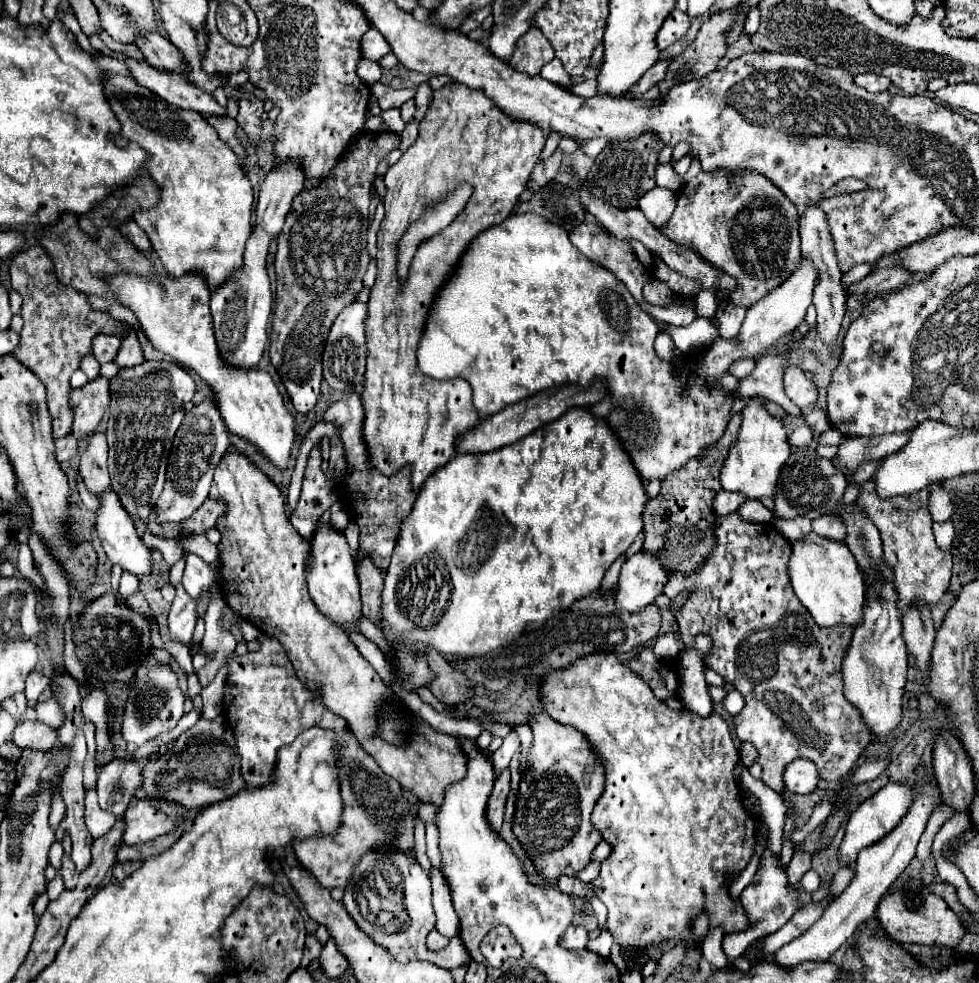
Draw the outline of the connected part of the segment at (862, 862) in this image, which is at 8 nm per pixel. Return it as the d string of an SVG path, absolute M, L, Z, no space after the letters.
M915 779L913 789L915 789L915 801L907 817L901 821L901 825L897 825L883 841L879 841L879 845L871 845L869 849L863 849L863 853L859 853L855 865L855 879L851 881L851 885L825 909L823 917L809 931L805 931L793 943L787 943L775 953L775 963L779 963L781 967L793 967L803 961L827 961L857 931L857 927L863 925L875 913L885 891L897 881L897 877L915 857L915 847L919 843L921 833L925 831L927 819L935 803L933 791L927 787L925 781Z

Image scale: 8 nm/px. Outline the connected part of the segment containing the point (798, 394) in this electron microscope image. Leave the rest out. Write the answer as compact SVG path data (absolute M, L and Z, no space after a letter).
M787 367L785 369L785 393L787 397L802 411L812 408L817 399L817 387L803 375L801 367Z

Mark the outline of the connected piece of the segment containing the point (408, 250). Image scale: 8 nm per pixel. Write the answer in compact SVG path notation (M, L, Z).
M461 185L455 189L453 195L449 195L443 203L439 203L437 207L429 209L413 227L411 231L407 231L399 243L399 277L401 281L407 275L407 267L413 259L413 253L417 249L417 245L425 239L425 237L433 237L435 233L443 231L453 217L457 217L457 213L465 207L467 199L471 195L471 187L469 185Z

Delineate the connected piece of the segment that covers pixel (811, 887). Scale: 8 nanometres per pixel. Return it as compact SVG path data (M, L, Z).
M813 869L809 870L801 880L798 882L798 887L803 888L805 891L809 893L813 893L816 891L821 884L821 879L816 871Z

